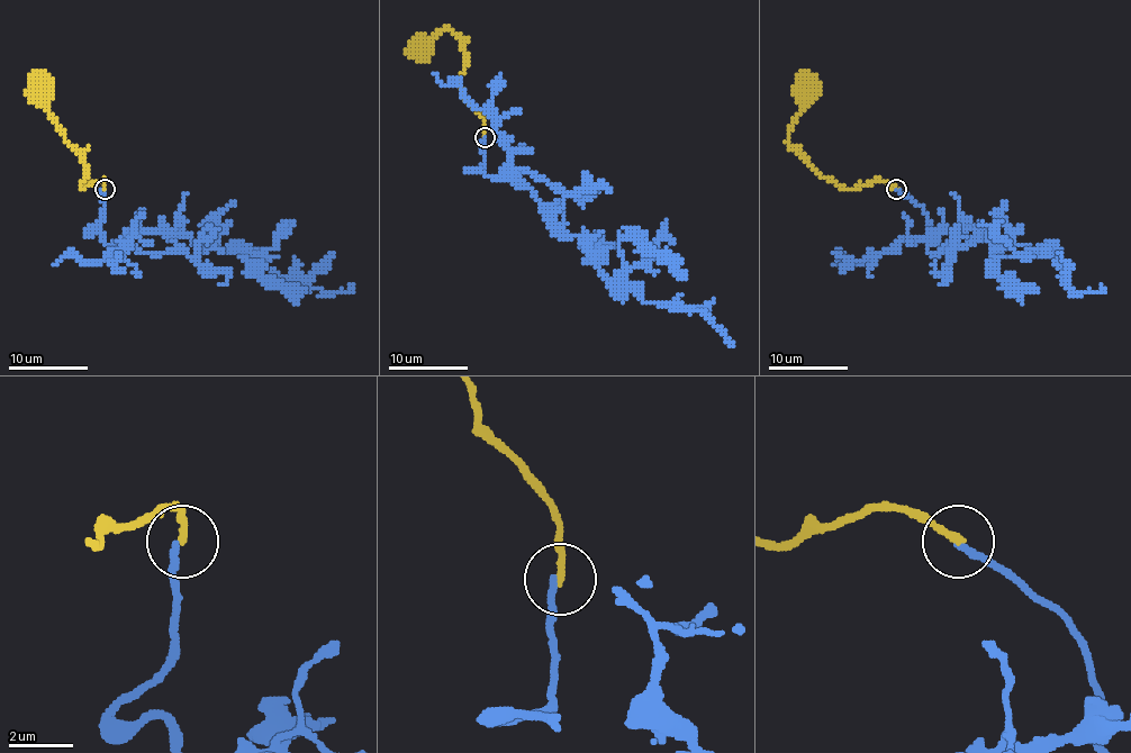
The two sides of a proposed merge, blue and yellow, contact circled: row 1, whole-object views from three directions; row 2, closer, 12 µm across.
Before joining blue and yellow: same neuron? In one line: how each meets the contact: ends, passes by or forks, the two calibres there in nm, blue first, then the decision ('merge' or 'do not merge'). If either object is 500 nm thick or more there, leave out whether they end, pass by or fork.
blue ends there; yellow ends there; 240 nm thick on the blue side, 240 nm on the other; do not merge

